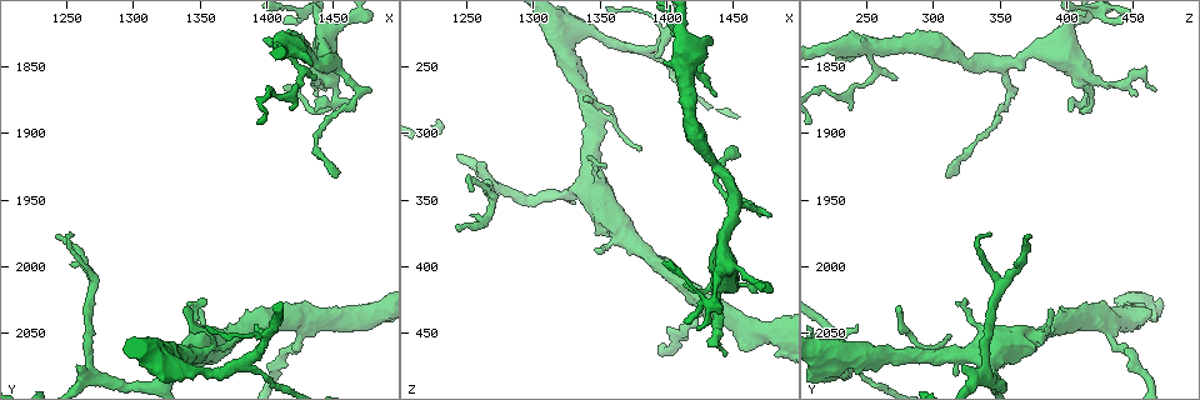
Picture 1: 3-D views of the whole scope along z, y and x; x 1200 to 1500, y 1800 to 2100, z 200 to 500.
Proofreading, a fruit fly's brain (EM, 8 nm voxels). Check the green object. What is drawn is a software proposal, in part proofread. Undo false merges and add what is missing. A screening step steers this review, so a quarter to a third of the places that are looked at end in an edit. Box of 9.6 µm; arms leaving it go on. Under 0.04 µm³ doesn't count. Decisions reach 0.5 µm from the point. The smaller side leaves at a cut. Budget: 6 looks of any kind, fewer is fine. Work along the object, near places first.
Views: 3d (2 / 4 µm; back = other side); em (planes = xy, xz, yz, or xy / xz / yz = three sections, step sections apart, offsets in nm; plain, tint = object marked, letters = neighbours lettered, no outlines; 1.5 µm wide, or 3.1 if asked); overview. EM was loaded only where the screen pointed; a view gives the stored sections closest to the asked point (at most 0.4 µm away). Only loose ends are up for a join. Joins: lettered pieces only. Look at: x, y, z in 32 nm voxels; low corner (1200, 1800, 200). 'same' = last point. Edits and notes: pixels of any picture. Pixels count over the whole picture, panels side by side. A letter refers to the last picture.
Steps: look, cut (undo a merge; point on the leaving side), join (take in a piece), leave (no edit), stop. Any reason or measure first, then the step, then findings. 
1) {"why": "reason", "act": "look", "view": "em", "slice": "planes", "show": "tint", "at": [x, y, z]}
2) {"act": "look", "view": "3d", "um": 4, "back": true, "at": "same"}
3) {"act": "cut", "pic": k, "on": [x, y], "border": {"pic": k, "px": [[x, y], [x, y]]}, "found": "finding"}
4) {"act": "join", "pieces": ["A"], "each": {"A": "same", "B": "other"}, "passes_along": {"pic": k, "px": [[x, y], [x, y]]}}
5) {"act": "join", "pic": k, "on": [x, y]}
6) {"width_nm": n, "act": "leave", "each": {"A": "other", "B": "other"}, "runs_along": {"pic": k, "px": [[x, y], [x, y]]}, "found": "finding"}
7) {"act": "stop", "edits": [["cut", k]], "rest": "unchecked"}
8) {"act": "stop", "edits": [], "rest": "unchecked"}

{"act": "look", "view": "3d", "um": 2, "at": [1470, 1874, 358]}

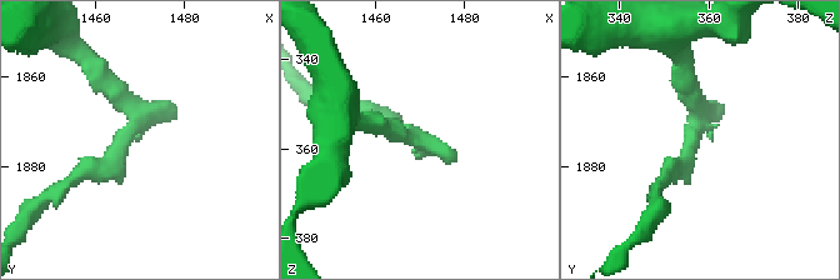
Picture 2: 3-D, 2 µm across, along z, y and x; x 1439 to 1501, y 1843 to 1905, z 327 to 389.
{"act": "look", "view": "em", "slice": "xz", "step": 4, "show": "letters", "at": [1468, 1873, 357]}

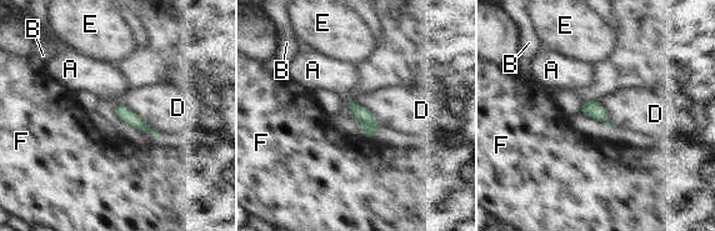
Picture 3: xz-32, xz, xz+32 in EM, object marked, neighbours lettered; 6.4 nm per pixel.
{"why": "cut it another way", "act": "look", "view": "em", "slice": "planes", "show": "letters", "at": "same"}

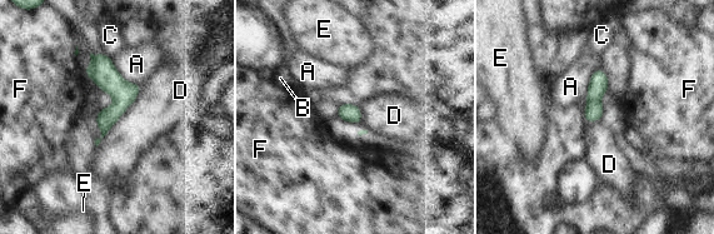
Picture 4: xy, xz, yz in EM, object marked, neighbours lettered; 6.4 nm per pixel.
{"longest_contact_nm": ["D", 500], "act": "leave", "each": {"A": "other", "B": "other", "C": "other", "D": "other", "E": "other", "F": "other"}, "runs_along": {"pic": 4, "px": [[94, 58], [118, 88], [104, 130]]}, "found": "continuous, no second neuron"}

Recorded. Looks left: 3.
{"why": "tapers out", "act": "look", "view": "em", "slice": "xz", "step": 4, "show": "tint", "at": [1380, 2052, 310]}

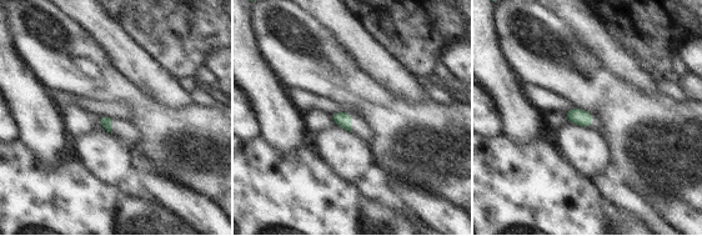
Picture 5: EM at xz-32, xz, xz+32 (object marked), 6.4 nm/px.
{"act": "look", "view": "em", "slice": "planes", "show": "tint", "at": "same"}

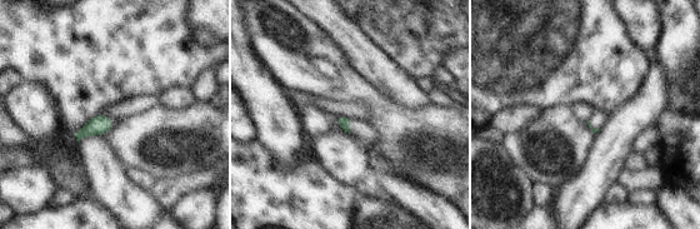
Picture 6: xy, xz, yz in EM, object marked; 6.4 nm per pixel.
{"why": "see the neighbours", "act": "look", "view": "em", "slice": "planes", "show": "letters", "at": "same"}

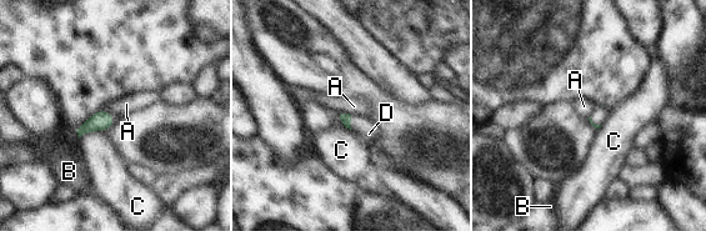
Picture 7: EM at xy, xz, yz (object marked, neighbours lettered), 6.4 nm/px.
{"longest_contact_nm": ["C", 170], "act": "join", "pieces": ["D"], "each": {"A": "other", "B": "other", "C": "other", "D": "same"}, "found": "it goes on there"}

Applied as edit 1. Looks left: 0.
{"act": "stop", "edits": [["join", 7]], "rest": "unchecked"}

